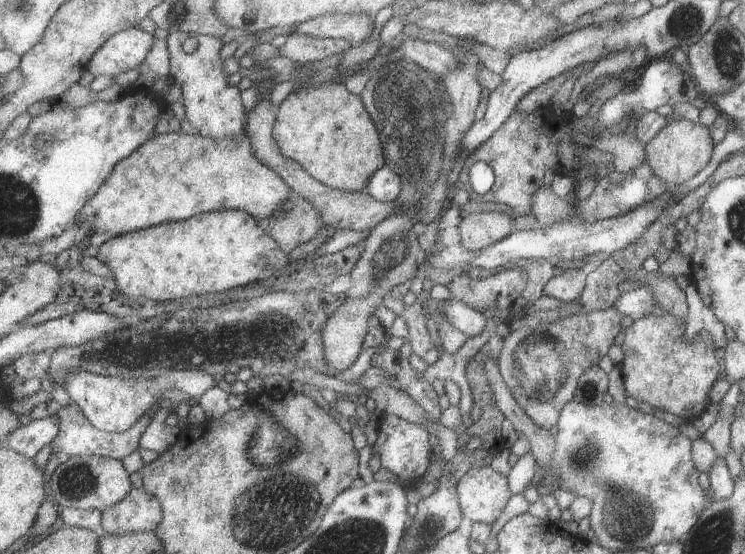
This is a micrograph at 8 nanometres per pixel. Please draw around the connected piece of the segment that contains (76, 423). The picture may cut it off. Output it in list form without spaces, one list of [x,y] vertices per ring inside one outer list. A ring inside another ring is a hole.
[[[70,402],[62,407],[57,413],[61,419],[60,433],[54,440],[52,446],[53,453],[57,453],[60,462],[65,462],[73,455],[89,455],[96,457],[109,457],[112,459],[124,460],[131,453],[134,453],[140,447],[140,440],[143,433],[148,429],[148,426],[155,416],[155,412],[159,410],[157,403],[149,412],[145,413],[131,429],[122,433],[110,433],[104,430],[99,430],[89,419],[85,411],[75,402]]]

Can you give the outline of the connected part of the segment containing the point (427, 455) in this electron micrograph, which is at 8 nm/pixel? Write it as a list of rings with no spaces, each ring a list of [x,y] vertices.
[[[397,415],[382,416],[379,437],[373,446],[373,452],[381,456],[382,466],[397,474],[400,478],[413,481],[413,478],[421,478],[429,466],[431,466],[431,444],[429,444],[430,432],[421,425],[409,422]]]

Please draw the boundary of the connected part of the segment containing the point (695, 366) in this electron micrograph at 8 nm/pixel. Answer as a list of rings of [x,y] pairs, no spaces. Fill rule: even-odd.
[[[653,312],[634,320],[633,324],[623,329],[620,334],[622,339],[620,347],[623,353],[620,374],[626,396],[647,403],[658,413],[664,411],[675,414],[681,417],[683,422],[691,423],[709,405],[707,392],[721,373],[721,367],[718,365],[710,334],[701,331],[698,338],[689,343],[684,337],[684,328],[685,323],[682,320],[669,314],[657,315]]]

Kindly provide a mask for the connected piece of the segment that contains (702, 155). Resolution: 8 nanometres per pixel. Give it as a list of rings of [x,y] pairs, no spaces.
[[[673,118],[670,124],[646,142],[643,163],[650,166],[655,176],[666,182],[667,188],[672,188],[695,176],[709,162],[713,146],[708,127],[699,122]]]

